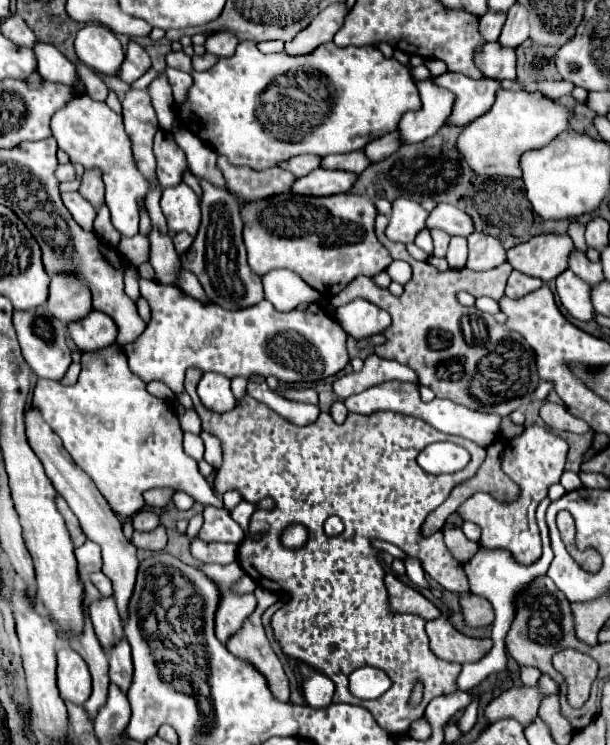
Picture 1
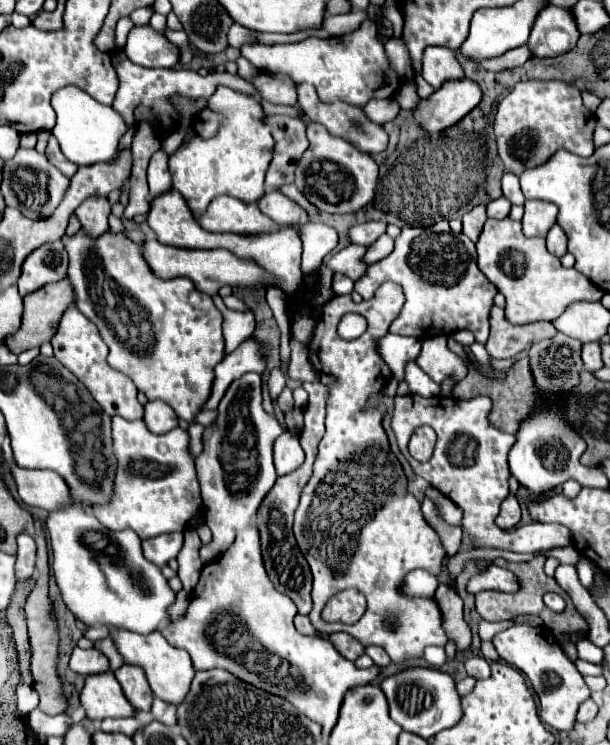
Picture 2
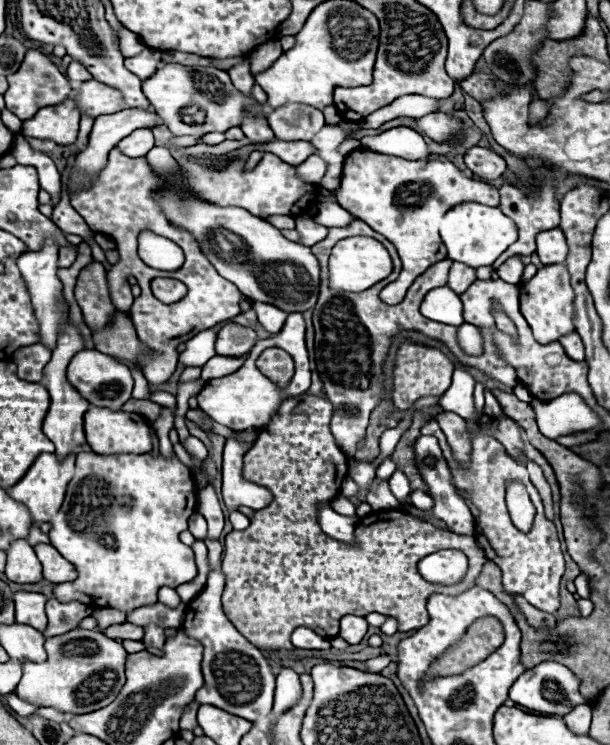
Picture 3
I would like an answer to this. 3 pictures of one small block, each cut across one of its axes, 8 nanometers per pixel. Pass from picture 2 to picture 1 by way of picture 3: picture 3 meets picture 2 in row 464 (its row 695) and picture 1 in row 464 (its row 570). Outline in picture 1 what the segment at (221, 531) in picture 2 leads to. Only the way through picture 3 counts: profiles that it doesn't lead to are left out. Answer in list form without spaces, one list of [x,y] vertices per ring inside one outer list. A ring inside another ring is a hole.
[[[202,430],[202,440],[204,440],[204,446],[206,446],[206,452],[204,452],[204,460],[214,468],[218,470],[222,466],[222,446],[220,446],[220,440],[214,436],[214,434],[208,434]]]

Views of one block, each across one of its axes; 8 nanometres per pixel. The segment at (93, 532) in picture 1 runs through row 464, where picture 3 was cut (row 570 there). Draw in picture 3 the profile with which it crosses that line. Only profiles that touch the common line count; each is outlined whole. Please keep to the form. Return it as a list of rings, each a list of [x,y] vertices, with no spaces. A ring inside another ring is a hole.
[[[38,544],[38,546],[34,546],[34,550],[36,550],[38,560],[42,562],[42,574],[48,582],[54,582],[54,584],[72,582],[78,576],[76,566],[72,562],[64,560],[54,546]]]

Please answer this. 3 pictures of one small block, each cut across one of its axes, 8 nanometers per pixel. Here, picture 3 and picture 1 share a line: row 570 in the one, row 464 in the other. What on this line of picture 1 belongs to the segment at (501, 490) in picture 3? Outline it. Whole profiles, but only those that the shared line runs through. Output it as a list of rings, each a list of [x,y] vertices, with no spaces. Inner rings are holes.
[[[542,426],[526,428],[518,438],[512,438],[506,444],[502,454],[502,470],[522,488],[518,502],[514,504],[500,504],[490,494],[478,492],[470,496],[464,504],[458,506],[458,516],[462,520],[476,522],[482,528],[480,542],[486,548],[506,548],[514,554],[514,558],[522,564],[532,564],[542,554],[542,542],[536,522],[538,504],[548,496],[548,488],[560,482],[560,474],[564,472],[568,444],[556,436],[552,430]]]

